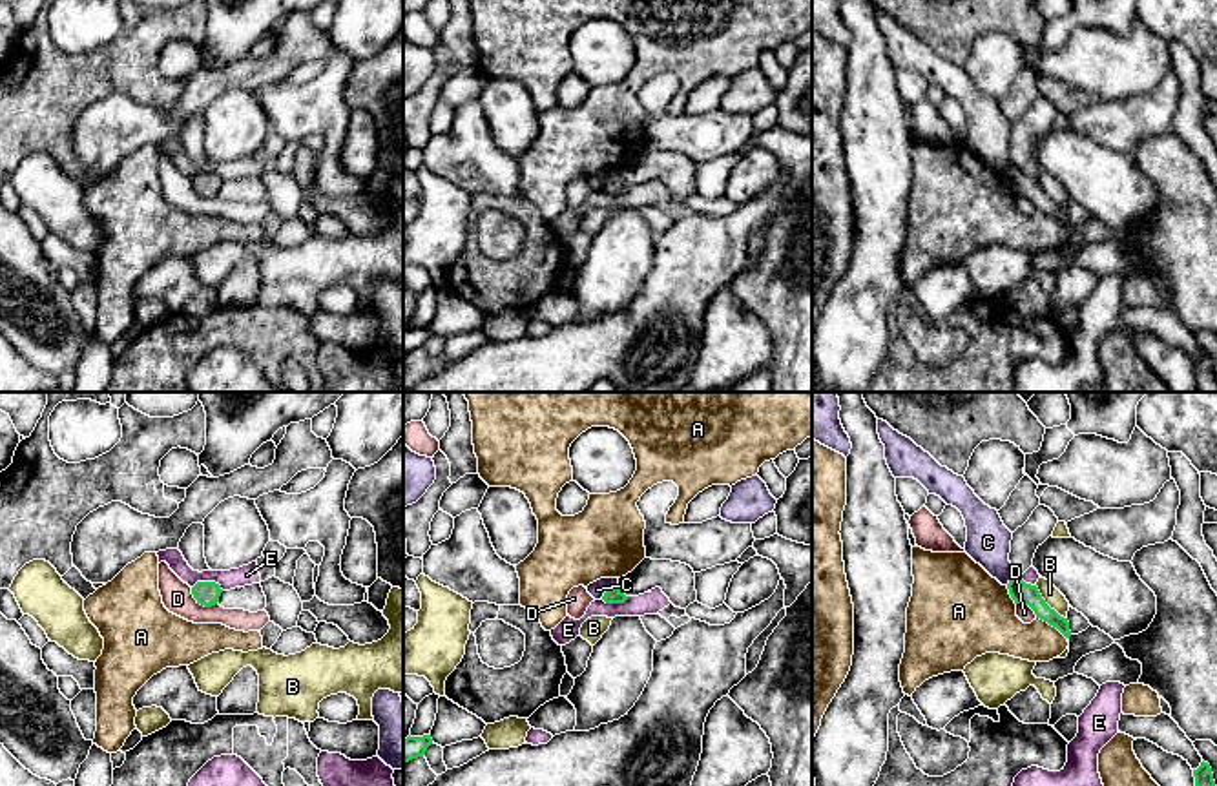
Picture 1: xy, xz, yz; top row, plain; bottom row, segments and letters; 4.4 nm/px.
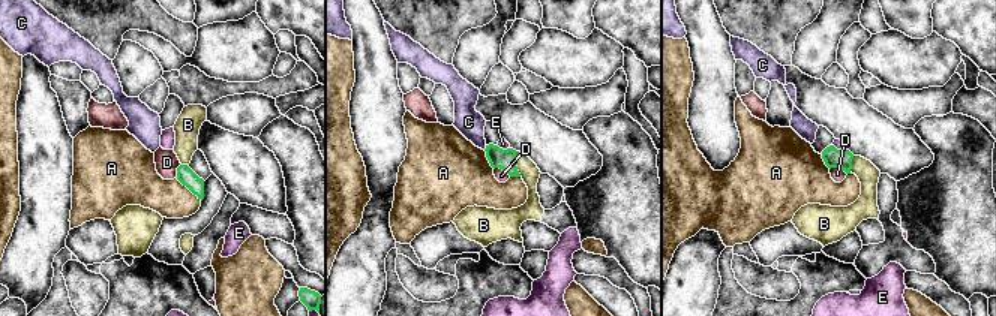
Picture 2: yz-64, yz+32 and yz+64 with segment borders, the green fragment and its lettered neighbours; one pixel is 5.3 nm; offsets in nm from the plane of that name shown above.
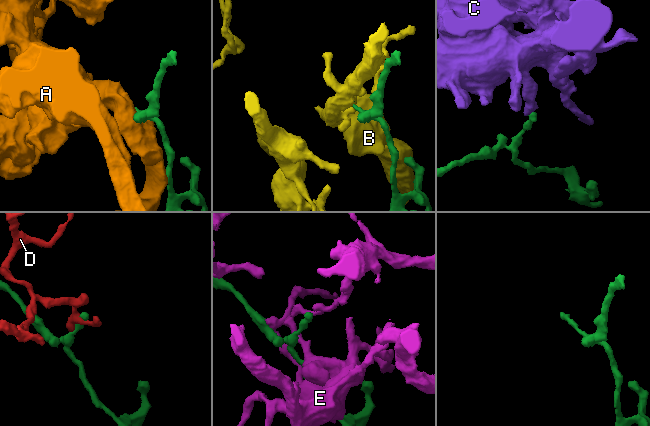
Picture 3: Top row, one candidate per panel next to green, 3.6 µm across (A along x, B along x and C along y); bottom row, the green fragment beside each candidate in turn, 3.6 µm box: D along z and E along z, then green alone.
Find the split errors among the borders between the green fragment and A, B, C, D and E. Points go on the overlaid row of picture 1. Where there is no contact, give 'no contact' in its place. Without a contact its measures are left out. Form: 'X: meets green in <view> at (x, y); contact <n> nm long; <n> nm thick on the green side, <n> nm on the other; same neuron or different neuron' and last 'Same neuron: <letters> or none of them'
A: meets green in yz at (1051, 624); contact 170 nm long; 100 nm thick on the green side, 220 nm on the other; different neuron
B: meets green in yz at (1046, 604); contact 200 nm long; 100 nm thick on the green side, 80 nm on the other; different neuron
C: meets green in xz at (608, 589); contact 90 nm long; 70 nm thick on the green side, 70 nm on the other; different neuron
D: meets green in xy at (201, 604); contact 140 nm long; 110 nm thick on the green side, 140 nm on the other; different neuron
E: meets green in xy at (208, 582); contact 140 nm long; 110 nm thick on the green side, 90 nm on the other; different neuron
Same neuron: none of them

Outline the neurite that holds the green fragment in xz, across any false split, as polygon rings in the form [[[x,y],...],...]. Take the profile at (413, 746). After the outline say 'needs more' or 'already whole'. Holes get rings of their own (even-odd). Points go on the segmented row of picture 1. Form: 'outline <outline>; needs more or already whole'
outline [[[409,735],[407,739],[403,739],[403,764],[412,759],[423,757],[431,744],[432,744],[431,735],[423,735],[423,737]]]; already whole

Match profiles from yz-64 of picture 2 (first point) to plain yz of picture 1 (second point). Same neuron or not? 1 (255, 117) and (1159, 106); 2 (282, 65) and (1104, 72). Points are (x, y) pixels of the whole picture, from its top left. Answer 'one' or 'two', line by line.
1: one
2: two

